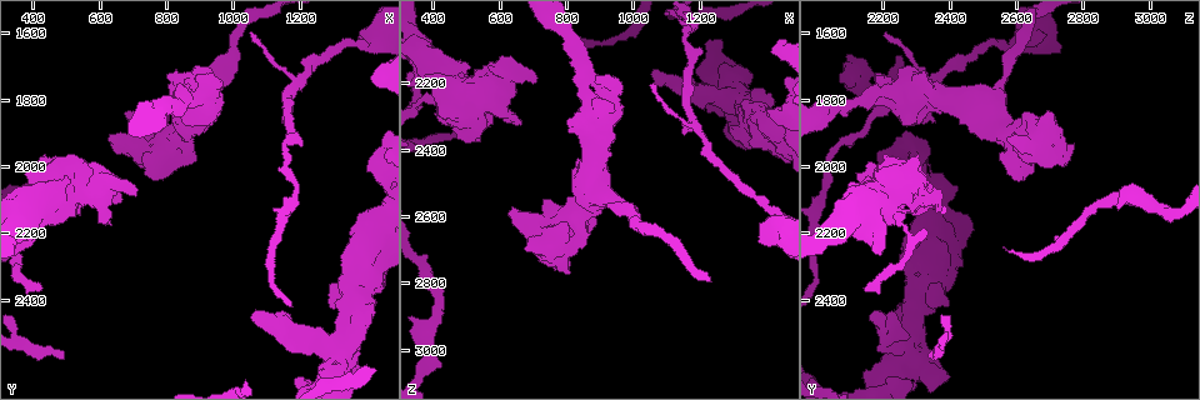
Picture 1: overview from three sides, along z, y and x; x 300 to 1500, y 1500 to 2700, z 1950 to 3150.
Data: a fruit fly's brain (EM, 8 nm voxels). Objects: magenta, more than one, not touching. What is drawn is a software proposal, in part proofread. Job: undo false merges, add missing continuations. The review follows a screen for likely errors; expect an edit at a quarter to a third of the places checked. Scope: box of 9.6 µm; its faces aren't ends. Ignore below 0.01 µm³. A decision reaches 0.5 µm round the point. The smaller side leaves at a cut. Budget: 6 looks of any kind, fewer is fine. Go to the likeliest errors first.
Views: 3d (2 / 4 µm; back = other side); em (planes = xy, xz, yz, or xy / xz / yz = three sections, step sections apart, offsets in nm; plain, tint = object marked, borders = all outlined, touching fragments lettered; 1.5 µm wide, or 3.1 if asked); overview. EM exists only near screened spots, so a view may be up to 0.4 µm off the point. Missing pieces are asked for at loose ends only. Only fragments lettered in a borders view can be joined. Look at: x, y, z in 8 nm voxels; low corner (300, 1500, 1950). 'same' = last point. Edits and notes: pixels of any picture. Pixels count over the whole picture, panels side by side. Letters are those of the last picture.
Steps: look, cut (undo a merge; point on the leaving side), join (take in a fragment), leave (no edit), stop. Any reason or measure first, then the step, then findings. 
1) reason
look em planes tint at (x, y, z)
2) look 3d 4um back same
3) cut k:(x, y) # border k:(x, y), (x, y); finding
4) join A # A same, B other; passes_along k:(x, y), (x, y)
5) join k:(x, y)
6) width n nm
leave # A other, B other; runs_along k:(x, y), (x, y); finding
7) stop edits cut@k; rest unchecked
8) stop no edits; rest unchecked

free end
look em planes borders at (800, 1720, 2320)

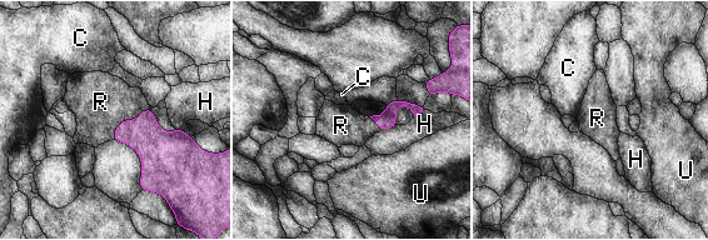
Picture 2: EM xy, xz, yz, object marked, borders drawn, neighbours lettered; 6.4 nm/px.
longest_contact R 320 nm
join R # C other, H other, R same, U other; passes_along 2:(154, 146), (126, 120), (100, 101); it goes on there

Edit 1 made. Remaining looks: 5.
sudden change in width
look 3d 4um back at (400, 2150, 2240)

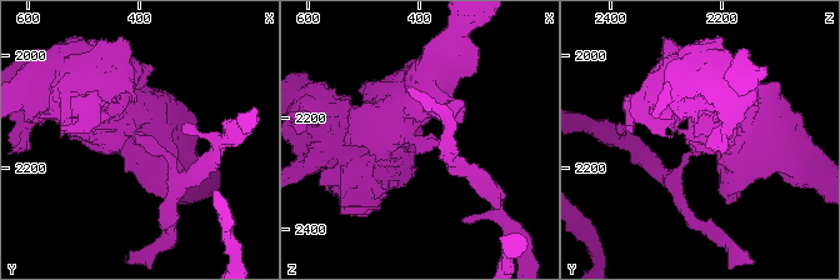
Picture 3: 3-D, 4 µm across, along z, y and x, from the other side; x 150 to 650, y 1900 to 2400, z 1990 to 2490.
look em planes borders at (405, 2145, 2245)

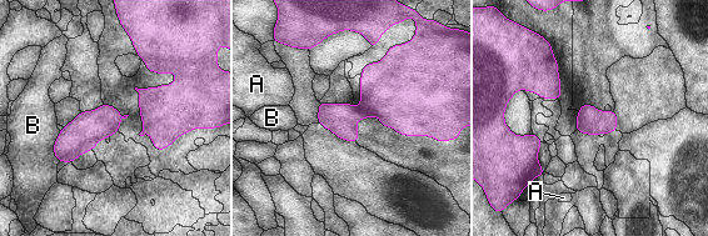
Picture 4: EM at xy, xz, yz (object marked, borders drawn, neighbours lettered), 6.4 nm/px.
cut 4:(342, 119) # A other, B other; border 4:(358, 110), (363, 116); two cells meet here

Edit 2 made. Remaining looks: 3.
free end
look em planes borders at (490, 2570, 2340)

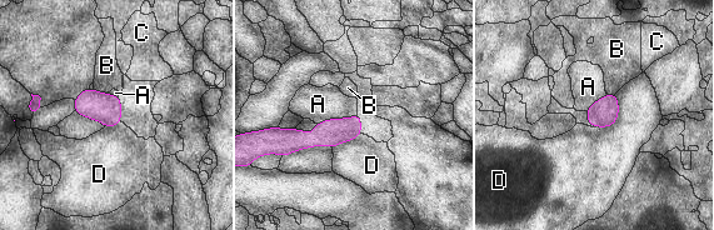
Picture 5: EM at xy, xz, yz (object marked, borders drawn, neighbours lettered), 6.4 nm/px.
width 160 nm
leave # A other, B other, C other, D other; border 5:(356, 113), (316, 124); none of them fits

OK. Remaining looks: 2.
stop edits join@2, cut@4; rest unchecked

